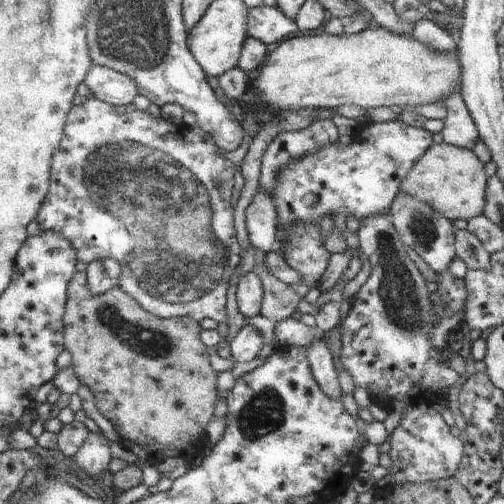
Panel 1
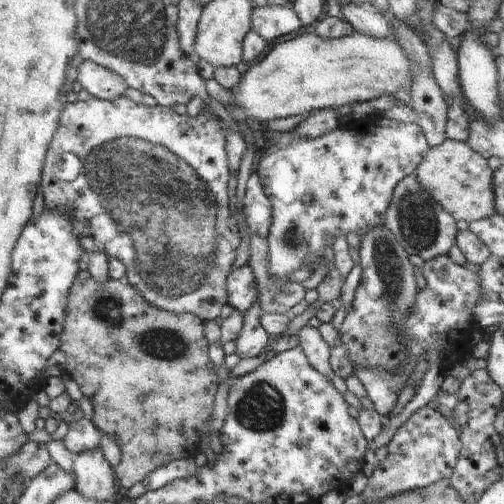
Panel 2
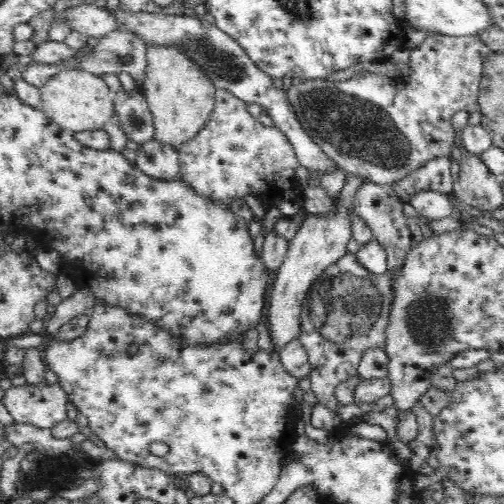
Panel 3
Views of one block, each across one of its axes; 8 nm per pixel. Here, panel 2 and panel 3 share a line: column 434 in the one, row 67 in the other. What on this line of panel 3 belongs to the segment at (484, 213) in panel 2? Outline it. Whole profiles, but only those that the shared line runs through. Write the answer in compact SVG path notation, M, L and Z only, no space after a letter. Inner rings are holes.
M152 46L148 48L148 68L144 72L144 86L142 92L146 94L148 106L154 114L154 126L156 134L154 140L158 140L164 146L172 146L180 150L188 140L196 138L200 130L210 120L214 108L216 108L216 86L208 80L204 70L200 70L198 64L188 58L188 54L182 52L182 48L176 46Z

